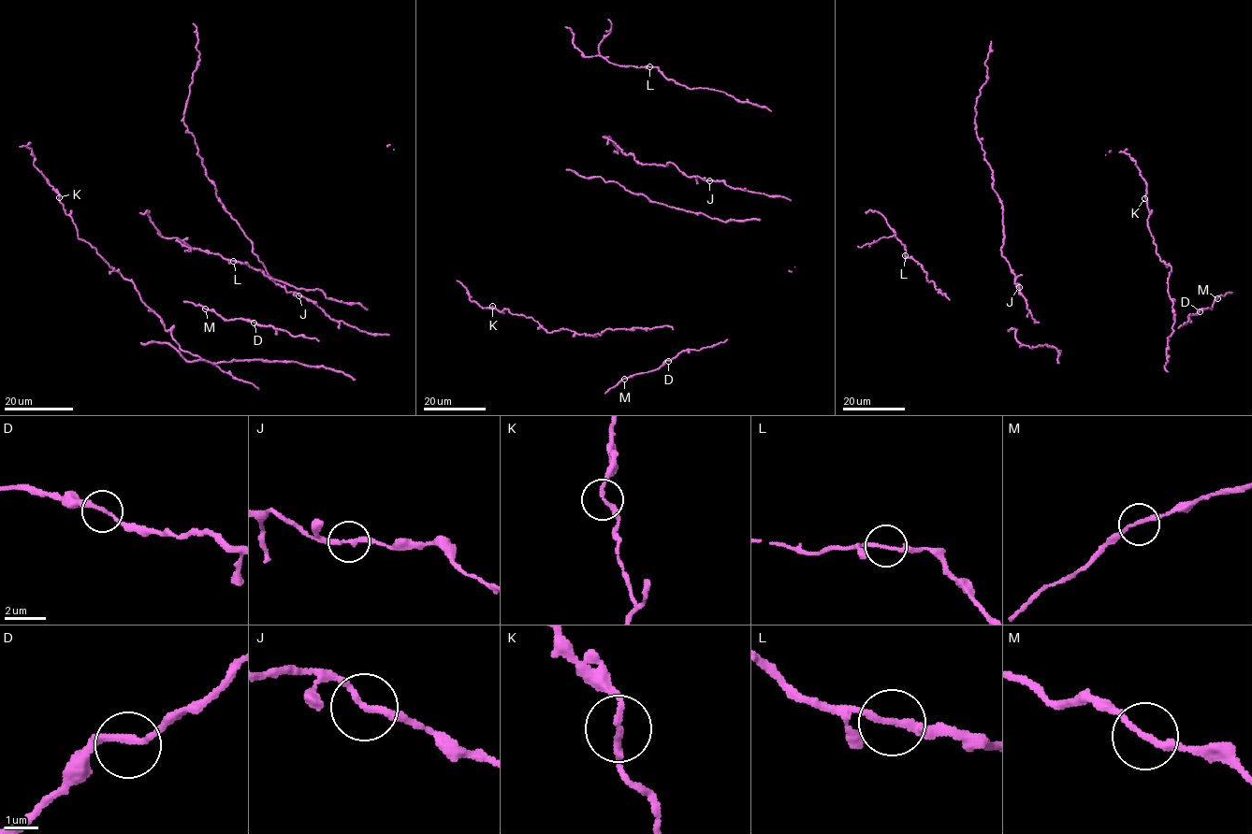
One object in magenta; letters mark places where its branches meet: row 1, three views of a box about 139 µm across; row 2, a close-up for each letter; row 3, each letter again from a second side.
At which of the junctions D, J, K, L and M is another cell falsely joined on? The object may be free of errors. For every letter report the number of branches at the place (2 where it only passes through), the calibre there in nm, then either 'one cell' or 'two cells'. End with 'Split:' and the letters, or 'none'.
D: branches 2; calibre 190 nm; one cell
J: branches 2; calibre 200 nm; one cell
K: branches 2; calibre 180 nm; one cell
L: branches 2; calibre 190 nm; one cell
M: branches 2; calibre 180 nm; one cell
Split: none

